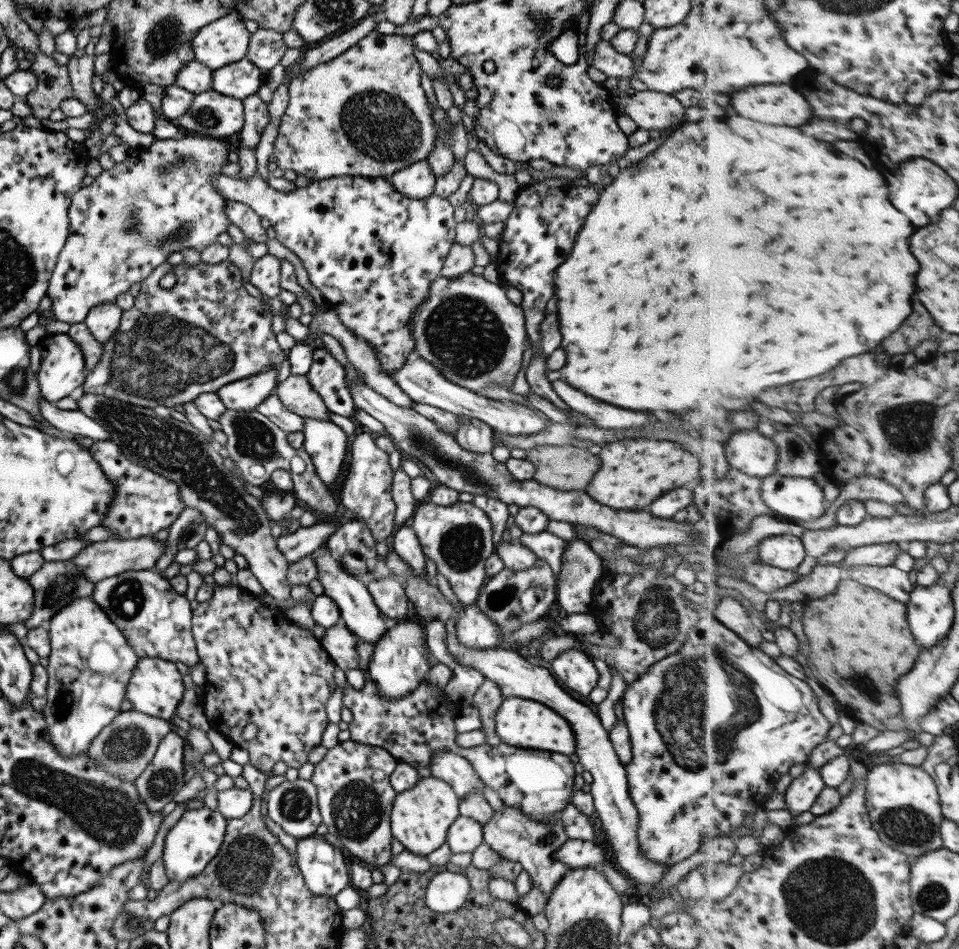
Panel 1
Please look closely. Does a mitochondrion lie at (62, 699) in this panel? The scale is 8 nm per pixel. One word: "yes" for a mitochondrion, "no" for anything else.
yes

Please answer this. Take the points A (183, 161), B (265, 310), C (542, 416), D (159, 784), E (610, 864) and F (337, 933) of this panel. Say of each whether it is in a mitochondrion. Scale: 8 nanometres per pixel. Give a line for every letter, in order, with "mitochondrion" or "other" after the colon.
A: mitochondrion
B: other
C: other
D: mitochondrion
E: other
F: other

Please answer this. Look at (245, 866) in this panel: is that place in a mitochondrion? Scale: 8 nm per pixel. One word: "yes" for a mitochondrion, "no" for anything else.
yes

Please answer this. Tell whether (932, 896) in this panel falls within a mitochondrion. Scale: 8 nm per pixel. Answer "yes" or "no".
yes

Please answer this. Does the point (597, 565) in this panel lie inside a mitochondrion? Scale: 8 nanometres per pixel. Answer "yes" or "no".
no

